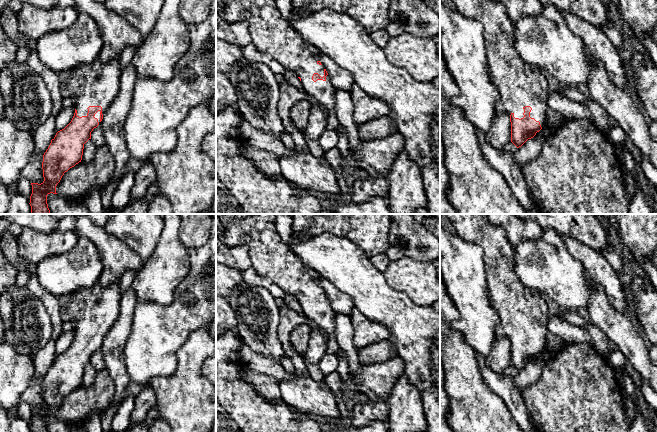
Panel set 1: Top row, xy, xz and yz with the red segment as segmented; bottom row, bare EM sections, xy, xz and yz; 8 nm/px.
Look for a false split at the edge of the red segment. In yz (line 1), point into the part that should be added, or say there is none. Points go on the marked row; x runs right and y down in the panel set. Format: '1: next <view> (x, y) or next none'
1: next yz (519, 84)

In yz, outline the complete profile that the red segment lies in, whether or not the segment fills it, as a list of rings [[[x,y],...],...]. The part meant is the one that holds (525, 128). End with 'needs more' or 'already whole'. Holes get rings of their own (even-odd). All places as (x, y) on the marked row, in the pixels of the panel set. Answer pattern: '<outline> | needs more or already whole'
[[[492,0],[452,1],[460,14],[479,21],[483,26],[490,78],[499,94],[495,117],[504,113],[510,116],[511,142],[519,148],[546,125],[546,113],[549,109],[547,79],[539,67],[520,57],[515,47],[514,24],[501,3]]] | needs more

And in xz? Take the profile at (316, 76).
[[[228,0],[220,15],[230,24],[246,21],[249,24],[252,43],[258,51],[268,54],[280,63],[286,70],[293,71],[300,79],[303,90],[329,111],[326,123],[327,130],[337,130],[340,123],[334,115],[334,94],[336,89],[331,83],[328,73],[319,61],[319,50],[306,42],[297,33],[276,7],[275,0]]] | needs more

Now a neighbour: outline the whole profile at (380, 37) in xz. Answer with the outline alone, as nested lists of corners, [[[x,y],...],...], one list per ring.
[[[385,29],[374,31],[370,33],[370,36],[372,40],[381,48],[384,48],[391,38]]]

